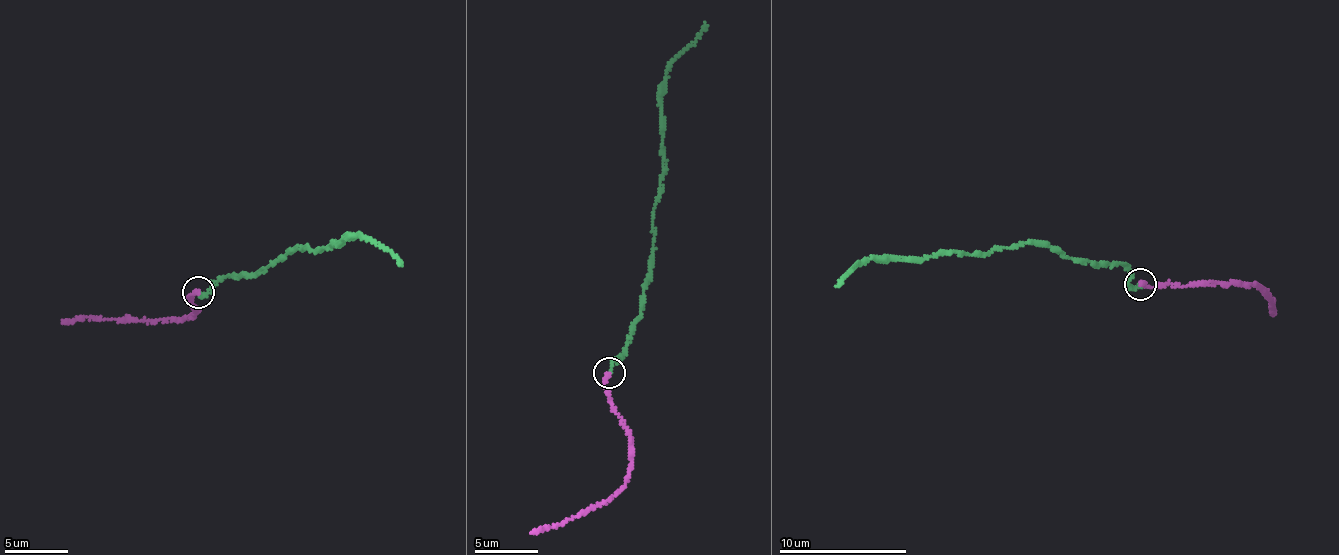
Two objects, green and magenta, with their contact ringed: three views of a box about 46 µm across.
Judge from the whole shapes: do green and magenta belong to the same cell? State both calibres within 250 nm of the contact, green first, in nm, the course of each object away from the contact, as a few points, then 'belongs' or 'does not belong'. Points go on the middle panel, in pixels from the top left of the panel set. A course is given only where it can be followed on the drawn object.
190/200 nm | green via (610, 373), (640, 315), (659, 201), (667, 66), (696, 41), (704, 22) | magenta via (610, 373), (604, 388), (629, 437), (628, 481), (606, 501), (559, 525), (532, 532) | belongs

